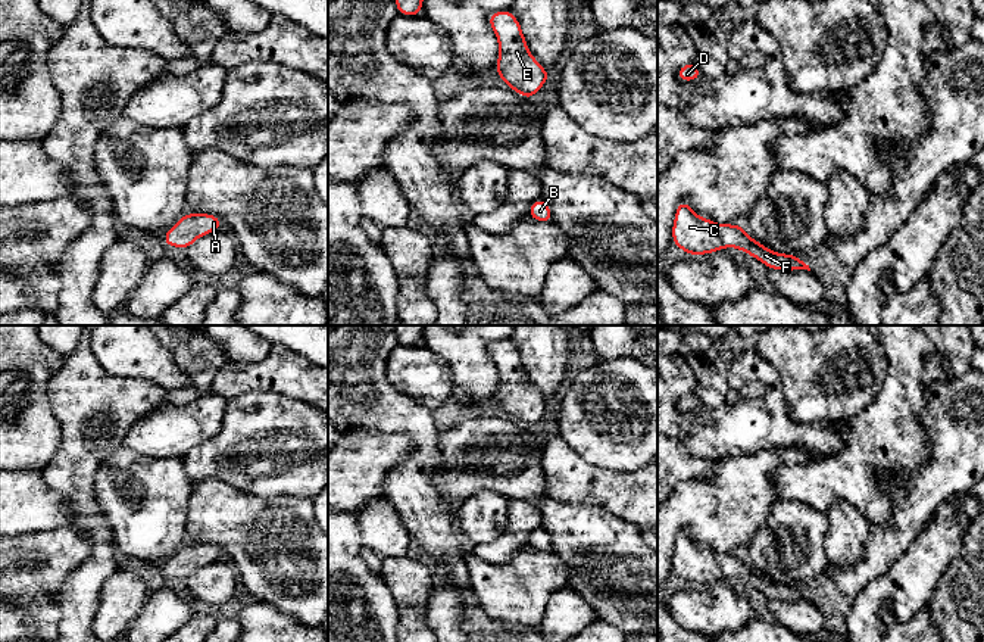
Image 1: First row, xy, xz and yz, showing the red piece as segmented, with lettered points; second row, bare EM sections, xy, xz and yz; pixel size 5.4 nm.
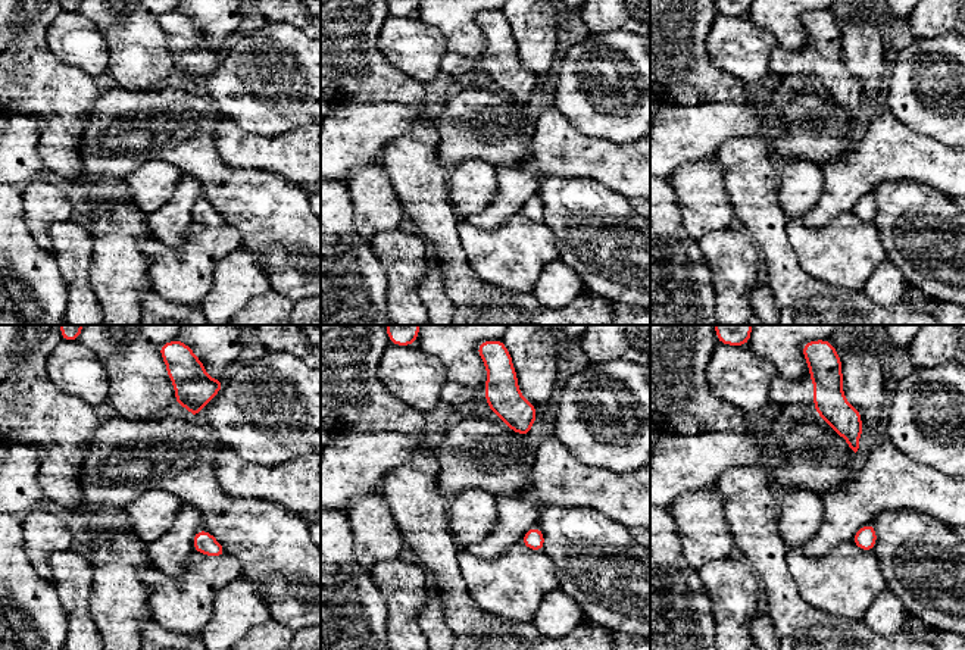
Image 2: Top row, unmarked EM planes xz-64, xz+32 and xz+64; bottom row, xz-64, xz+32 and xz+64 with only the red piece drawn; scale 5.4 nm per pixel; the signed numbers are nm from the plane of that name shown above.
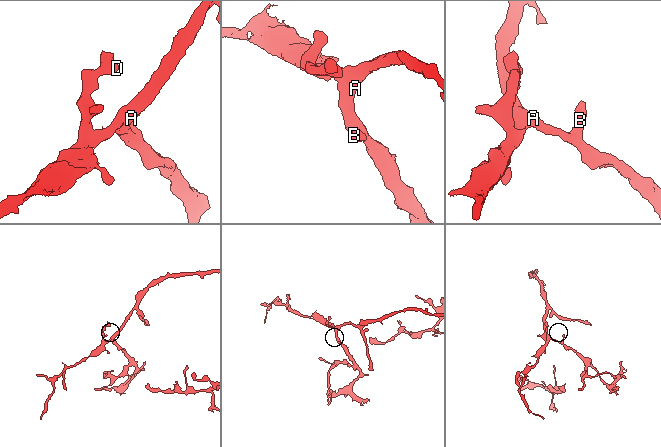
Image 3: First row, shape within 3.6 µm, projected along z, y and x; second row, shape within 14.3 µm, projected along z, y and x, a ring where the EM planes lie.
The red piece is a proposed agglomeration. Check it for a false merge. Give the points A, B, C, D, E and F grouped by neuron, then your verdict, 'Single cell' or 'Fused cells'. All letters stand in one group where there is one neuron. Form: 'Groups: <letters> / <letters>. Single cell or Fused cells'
Groups: A B C D E F. Single cell

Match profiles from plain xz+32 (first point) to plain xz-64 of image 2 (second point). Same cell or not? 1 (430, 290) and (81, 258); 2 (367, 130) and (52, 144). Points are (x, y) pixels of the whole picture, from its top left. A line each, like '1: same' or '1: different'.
1: different
2: different

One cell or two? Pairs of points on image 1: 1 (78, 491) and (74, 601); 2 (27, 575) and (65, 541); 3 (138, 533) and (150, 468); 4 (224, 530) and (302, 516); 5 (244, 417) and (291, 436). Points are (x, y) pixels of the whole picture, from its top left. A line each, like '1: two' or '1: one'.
1: one
2: one
3: one
4: one
5: one

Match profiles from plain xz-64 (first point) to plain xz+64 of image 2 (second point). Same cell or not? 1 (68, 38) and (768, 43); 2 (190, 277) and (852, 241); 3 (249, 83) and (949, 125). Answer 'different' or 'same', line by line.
1: same
2: same
3: same

